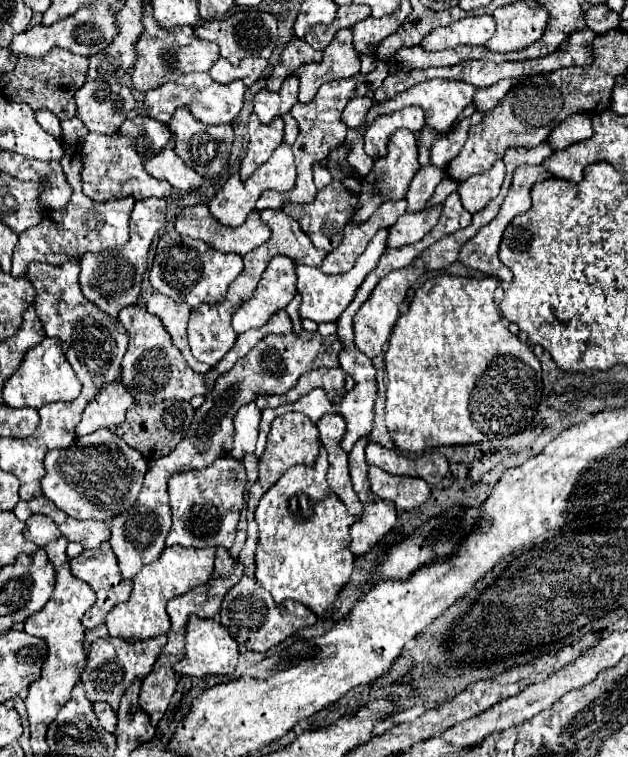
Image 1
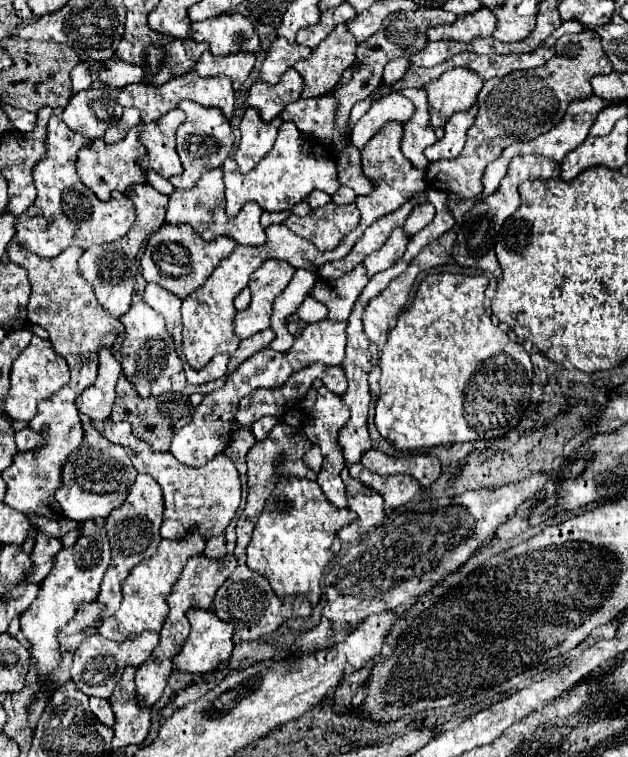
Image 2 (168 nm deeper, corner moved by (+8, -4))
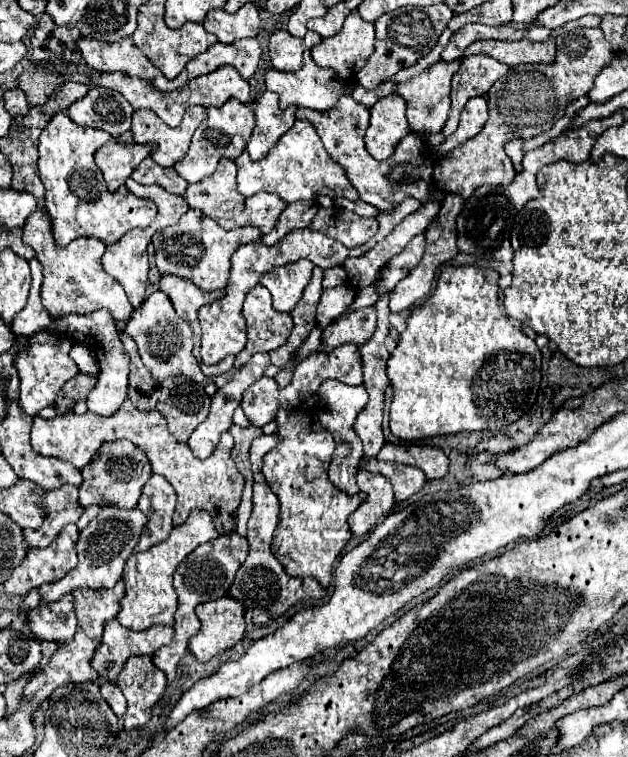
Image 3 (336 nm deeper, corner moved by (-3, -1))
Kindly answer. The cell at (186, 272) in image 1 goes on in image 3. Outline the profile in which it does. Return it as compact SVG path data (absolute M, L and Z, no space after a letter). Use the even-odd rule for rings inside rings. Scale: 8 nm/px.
M189 210L179 218L177 224L173 224L165 230L159 230L153 236L155 264L161 274L175 274L175 276L187 278L205 292L223 290L227 284L227 278L229 278L231 254L239 246L243 246L247 242L255 242L259 238L261 238L261 234L253 226L227 232L215 220L207 218L205 214L199 214L199 210Z

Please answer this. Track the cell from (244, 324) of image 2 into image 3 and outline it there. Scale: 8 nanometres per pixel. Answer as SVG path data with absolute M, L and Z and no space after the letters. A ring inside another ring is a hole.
M299 260L273 268L261 276L261 284L271 292L273 308L277 312L293 310L311 278L311 270L313 270L311 262Z

